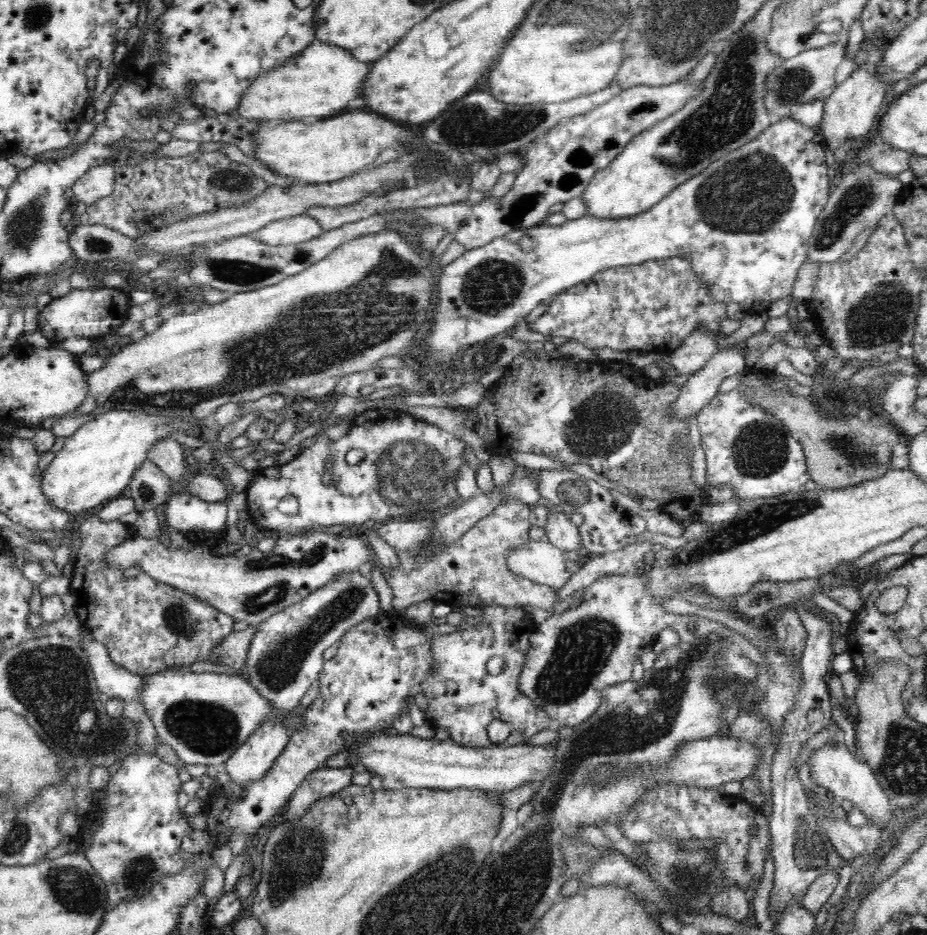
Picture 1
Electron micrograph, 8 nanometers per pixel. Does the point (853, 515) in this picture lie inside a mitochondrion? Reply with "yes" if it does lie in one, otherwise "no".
no

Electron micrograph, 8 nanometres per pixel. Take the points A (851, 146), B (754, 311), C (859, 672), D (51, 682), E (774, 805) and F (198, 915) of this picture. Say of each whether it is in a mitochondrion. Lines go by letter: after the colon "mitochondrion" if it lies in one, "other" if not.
A: other
B: other
C: other
D: mitochondrion
E: other
F: other

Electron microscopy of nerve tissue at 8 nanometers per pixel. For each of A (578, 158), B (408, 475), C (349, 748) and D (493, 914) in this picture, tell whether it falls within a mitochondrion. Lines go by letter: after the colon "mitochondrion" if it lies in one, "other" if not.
A: mitochondrion
B: mitochondrion
C: other
D: mitochondrion

